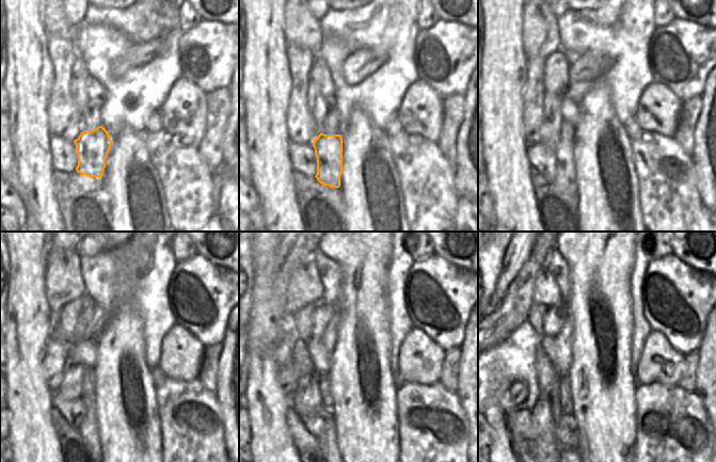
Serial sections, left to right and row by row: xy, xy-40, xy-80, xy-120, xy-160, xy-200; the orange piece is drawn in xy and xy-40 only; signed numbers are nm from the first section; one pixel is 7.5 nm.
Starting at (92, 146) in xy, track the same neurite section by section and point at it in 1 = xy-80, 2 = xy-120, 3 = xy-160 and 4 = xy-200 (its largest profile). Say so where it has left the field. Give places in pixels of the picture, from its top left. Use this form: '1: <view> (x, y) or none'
1: xy-80 (566, 180)
2: xy-120 (89, 429)
3: xy-160 (328, 441)
4: xy-200 (561, 448)

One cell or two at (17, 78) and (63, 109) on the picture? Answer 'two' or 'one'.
two

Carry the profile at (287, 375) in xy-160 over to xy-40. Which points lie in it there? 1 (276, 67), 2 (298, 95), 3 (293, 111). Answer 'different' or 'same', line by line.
1: different
2: same
3: same

